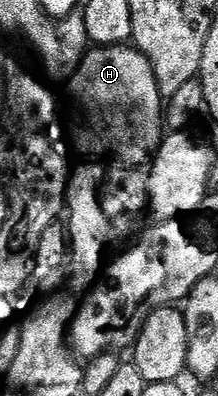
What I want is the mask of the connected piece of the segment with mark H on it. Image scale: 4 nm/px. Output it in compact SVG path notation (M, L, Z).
M129 44L103 45L91 48L73 73L70 94L66 97L66 113L74 132L75 151L87 153L90 159L113 159L126 167L145 166L157 153L164 136L164 94L154 78L150 60Z

